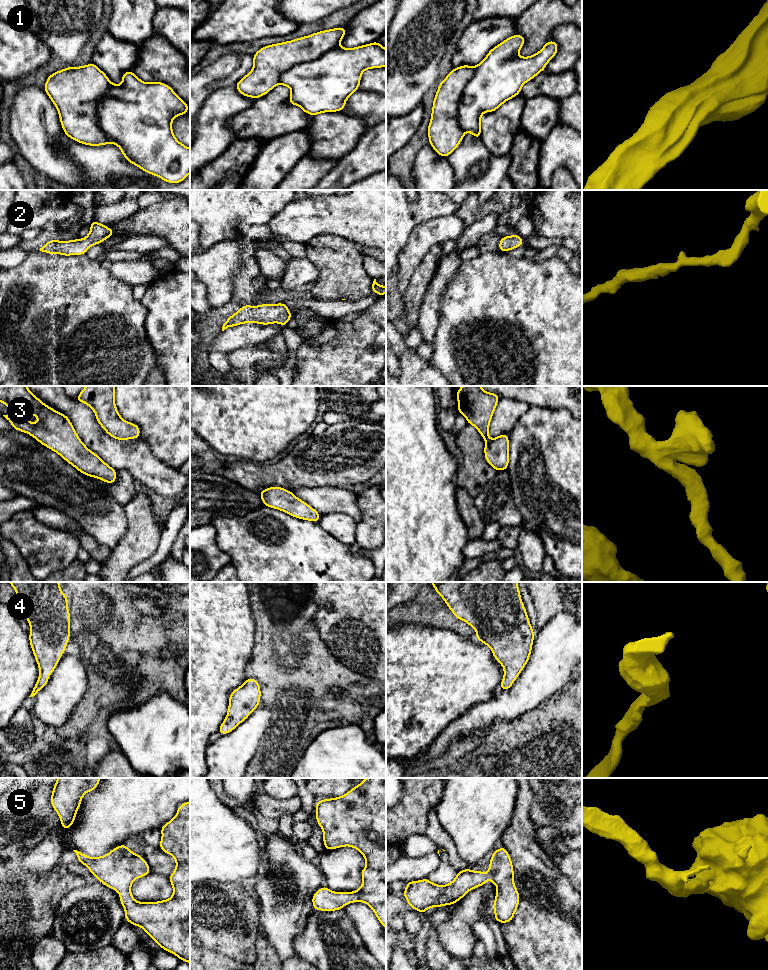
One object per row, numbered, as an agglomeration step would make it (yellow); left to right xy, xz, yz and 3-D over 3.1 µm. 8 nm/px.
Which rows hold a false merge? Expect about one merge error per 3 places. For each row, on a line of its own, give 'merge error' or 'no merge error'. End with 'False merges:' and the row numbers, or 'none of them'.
1: merge error
2: no merge error
3: no merge error
4: no merge error
5: no merge error
False merges: 1

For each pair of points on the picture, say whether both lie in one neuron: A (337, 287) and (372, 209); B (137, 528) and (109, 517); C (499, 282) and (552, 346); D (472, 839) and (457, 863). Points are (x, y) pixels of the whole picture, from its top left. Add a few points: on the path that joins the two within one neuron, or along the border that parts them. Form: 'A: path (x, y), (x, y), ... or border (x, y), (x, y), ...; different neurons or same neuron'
A: border (334, 234), (356, 243); different neurons
B: border (123, 507), (128, 530), (117, 545); different neurons
C: path (509, 298), (539, 330); same neuron
D: border (449, 836), (453, 841), (457, 854), (469, 867); different neurons

